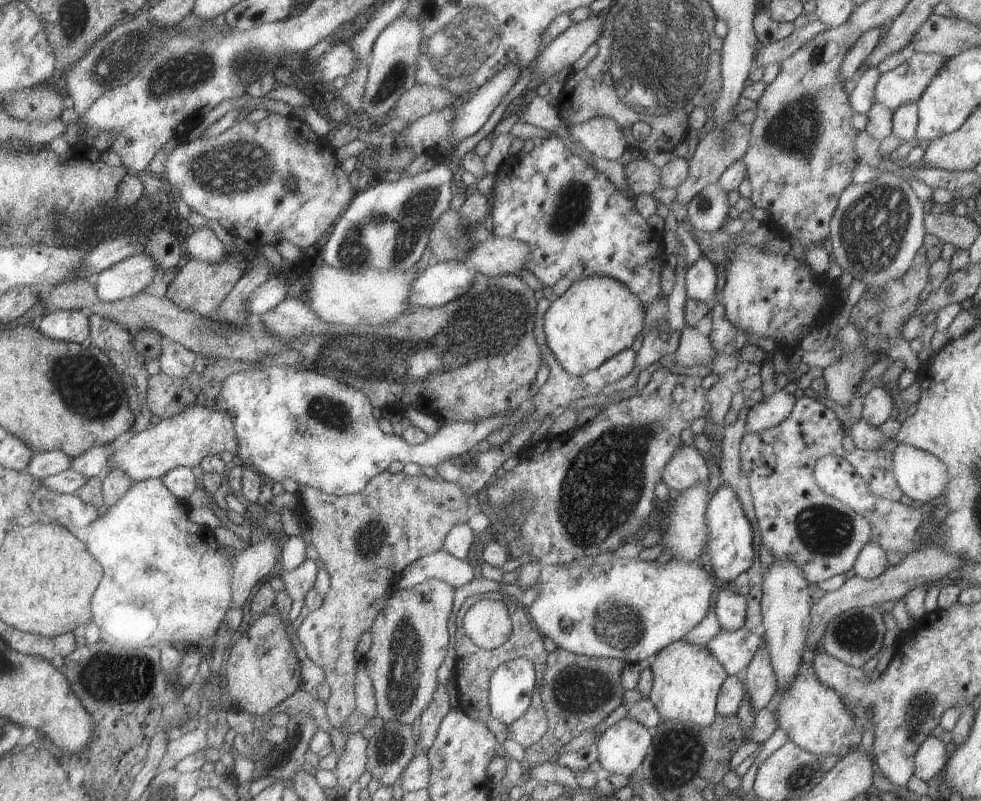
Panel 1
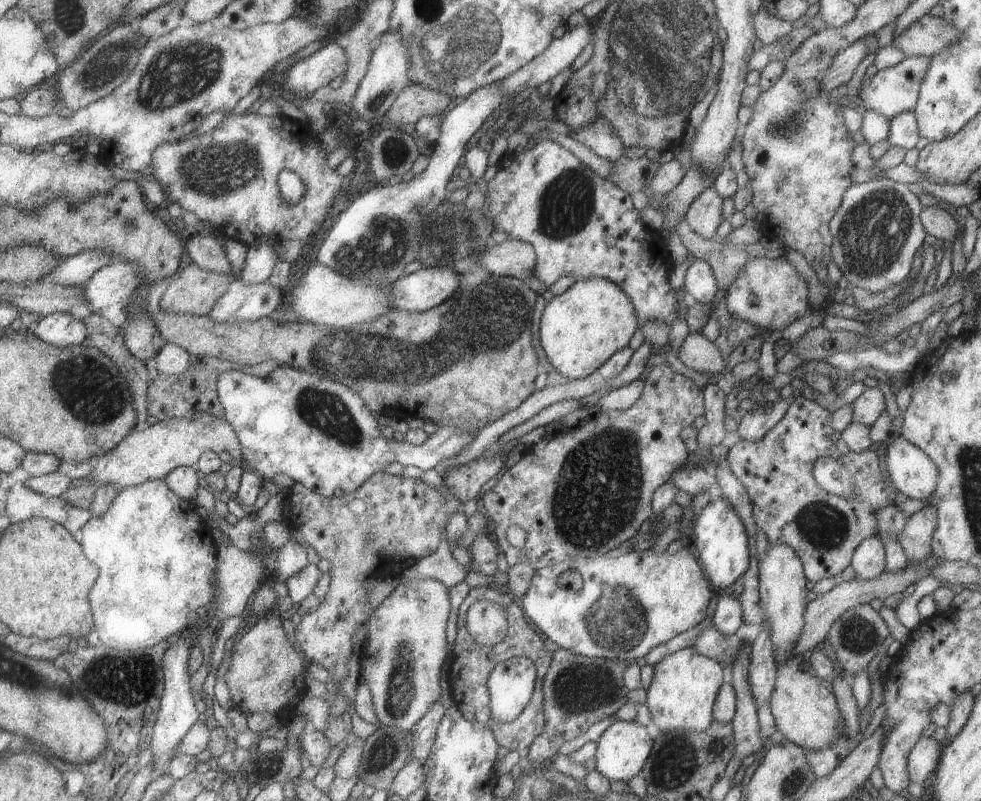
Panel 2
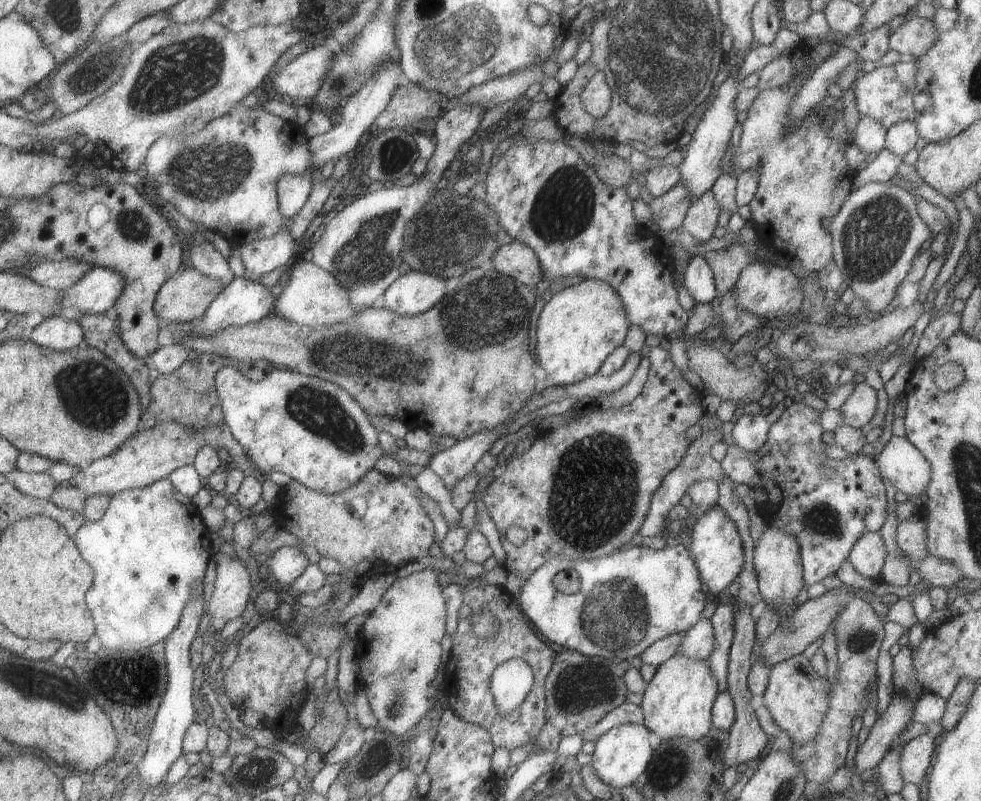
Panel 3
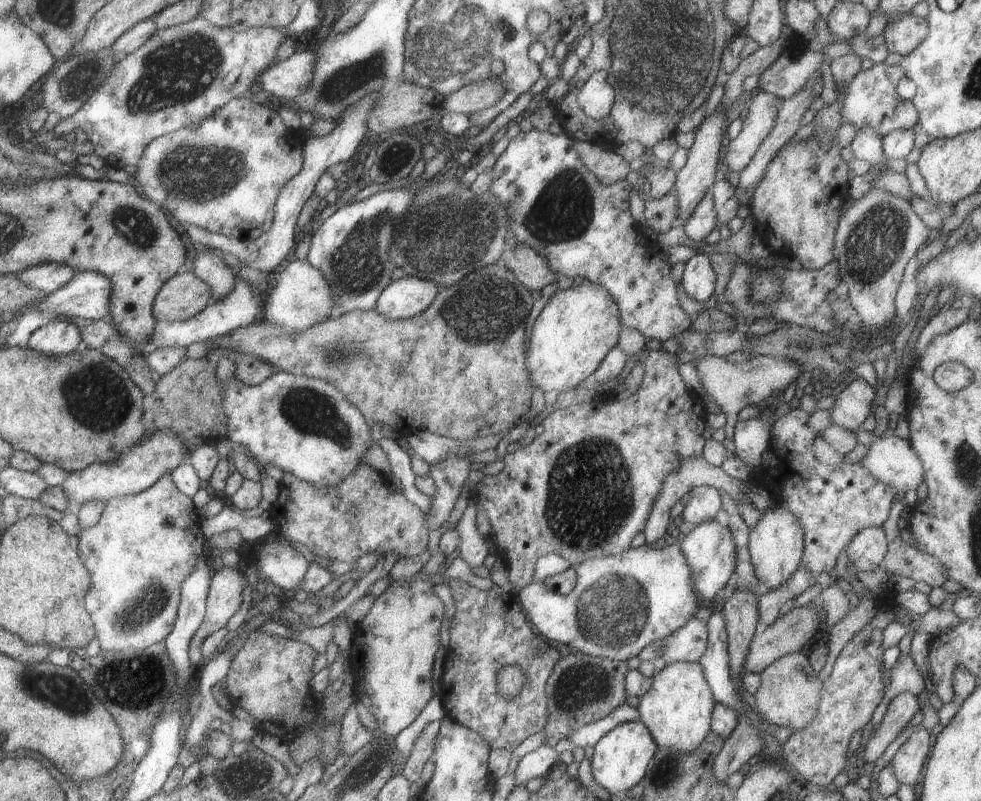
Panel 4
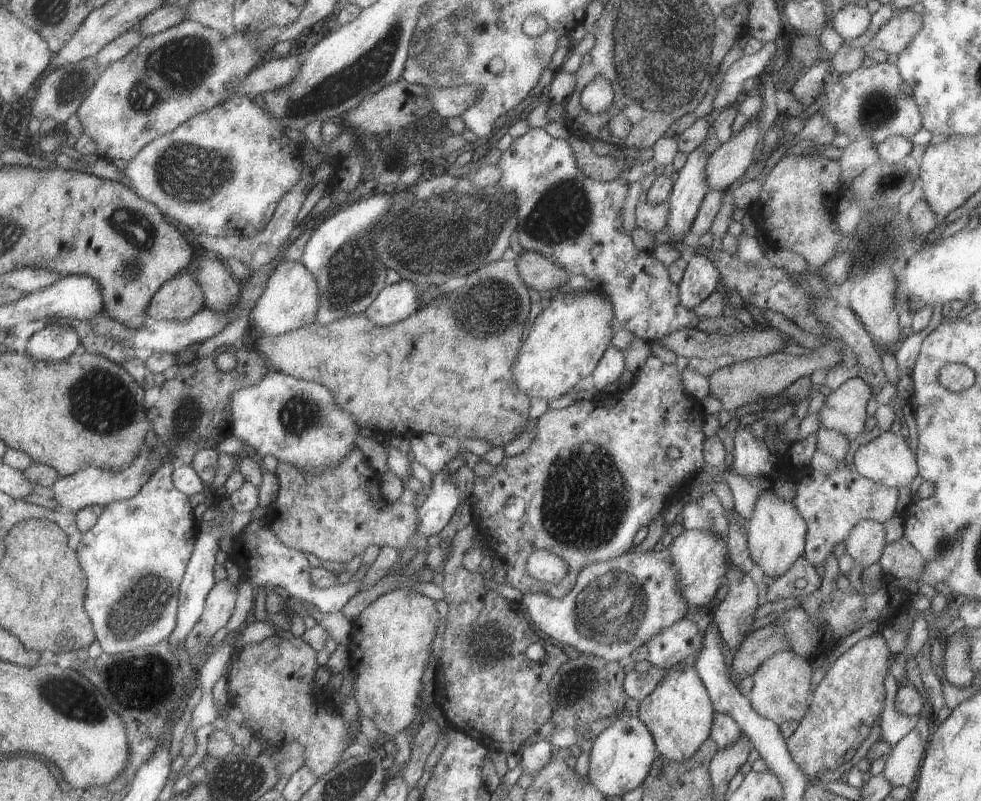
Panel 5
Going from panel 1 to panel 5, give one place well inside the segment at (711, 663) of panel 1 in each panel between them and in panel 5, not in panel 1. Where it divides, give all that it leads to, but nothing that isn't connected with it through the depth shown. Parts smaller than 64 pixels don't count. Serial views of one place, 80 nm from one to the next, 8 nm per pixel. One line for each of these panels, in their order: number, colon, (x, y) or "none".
2: (684, 684)
3: (677, 702)
4: (676, 710)
5: (678, 712)

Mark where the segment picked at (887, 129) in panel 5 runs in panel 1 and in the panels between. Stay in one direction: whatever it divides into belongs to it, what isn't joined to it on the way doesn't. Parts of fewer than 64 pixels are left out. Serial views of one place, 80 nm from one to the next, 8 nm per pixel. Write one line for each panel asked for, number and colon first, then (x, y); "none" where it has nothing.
1: (905, 83)
2: (891, 90)
3: (885, 93)
4: (871, 100)

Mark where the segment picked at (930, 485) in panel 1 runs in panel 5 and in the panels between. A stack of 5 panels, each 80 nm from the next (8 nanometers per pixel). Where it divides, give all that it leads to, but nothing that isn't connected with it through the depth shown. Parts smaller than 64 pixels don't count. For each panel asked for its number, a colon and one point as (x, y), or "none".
2: (913, 473)
3: (900, 463)
4: (891, 460)
5: (887, 460)

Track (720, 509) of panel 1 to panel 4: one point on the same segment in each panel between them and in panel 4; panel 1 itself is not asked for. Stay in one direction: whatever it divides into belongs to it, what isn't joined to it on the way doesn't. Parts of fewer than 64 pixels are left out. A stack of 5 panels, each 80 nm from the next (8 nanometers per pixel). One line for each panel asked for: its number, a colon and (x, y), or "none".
2: (720, 544)
3: (716, 548)
4: (709, 549)

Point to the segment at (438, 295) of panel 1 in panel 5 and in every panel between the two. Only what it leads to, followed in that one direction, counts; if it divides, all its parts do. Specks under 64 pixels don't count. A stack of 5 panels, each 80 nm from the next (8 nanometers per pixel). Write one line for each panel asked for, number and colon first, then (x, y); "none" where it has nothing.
2: (418, 291)
3: (415, 292)
4: (402, 298)
5: (394, 302)

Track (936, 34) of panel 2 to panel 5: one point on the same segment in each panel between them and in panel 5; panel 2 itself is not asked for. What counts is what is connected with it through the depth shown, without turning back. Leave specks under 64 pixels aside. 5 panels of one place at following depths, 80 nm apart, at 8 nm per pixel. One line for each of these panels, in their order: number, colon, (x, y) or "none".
3: (914, 36)
4: (904, 34)
5: (893, 36)

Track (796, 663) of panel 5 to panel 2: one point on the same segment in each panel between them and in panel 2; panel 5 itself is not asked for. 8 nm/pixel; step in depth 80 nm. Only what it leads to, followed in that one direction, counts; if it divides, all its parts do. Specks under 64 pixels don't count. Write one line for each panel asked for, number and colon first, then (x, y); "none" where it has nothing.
2: (805, 711)
3: (796, 697)
4: (788, 696)

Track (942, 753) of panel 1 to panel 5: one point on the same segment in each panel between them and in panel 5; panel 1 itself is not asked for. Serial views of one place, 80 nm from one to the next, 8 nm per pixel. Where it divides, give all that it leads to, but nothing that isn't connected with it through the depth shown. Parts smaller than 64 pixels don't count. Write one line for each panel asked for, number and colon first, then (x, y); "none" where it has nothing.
2: (923, 758)
3: (916, 757)
4: (909, 759)
5: (902, 765)

